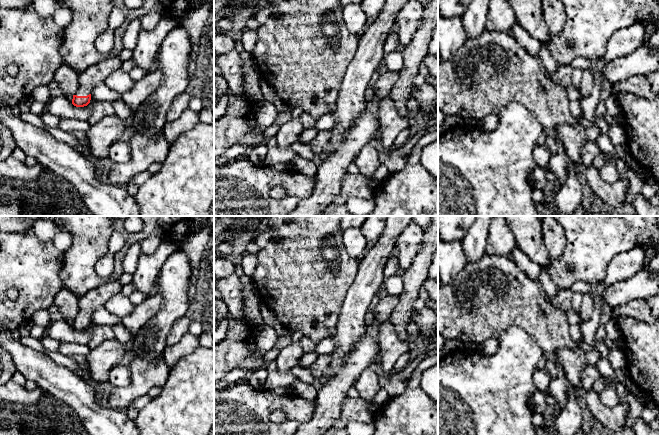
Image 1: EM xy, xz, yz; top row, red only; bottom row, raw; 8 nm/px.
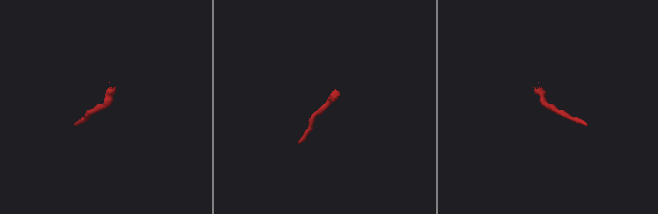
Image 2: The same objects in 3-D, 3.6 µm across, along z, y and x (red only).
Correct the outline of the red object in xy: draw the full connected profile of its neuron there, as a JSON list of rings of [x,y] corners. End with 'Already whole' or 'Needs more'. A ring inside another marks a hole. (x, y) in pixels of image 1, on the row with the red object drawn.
[[[118,55],[110,56],[106,60],[79,73],[79,87],[73,95],[72,104],[76,107],[87,106],[90,103],[91,91],[95,85],[104,82],[113,71],[121,69],[121,65],[122,62]]]. Needs more

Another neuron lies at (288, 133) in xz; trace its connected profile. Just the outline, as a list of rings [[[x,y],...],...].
[[[300,117],[291,118],[279,127],[275,135],[277,146],[284,150],[290,149],[290,146],[299,139],[303,130]]]

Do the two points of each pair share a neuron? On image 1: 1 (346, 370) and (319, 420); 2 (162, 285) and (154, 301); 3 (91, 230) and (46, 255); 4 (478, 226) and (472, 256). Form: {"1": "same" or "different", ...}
{"1": "same", "2": "different", "3": "different", "4": "same"}

